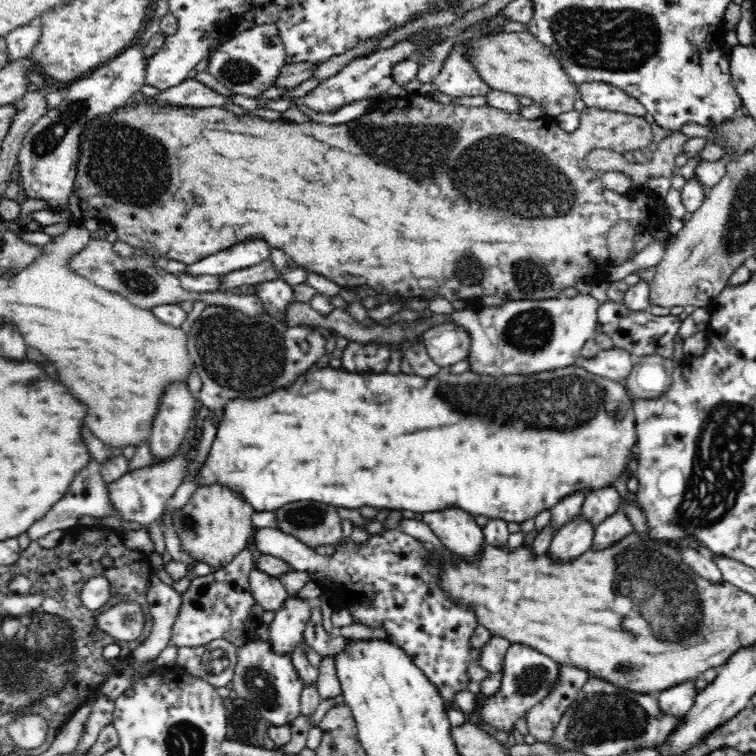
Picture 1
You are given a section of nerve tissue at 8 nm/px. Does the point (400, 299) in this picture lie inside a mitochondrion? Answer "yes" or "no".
no

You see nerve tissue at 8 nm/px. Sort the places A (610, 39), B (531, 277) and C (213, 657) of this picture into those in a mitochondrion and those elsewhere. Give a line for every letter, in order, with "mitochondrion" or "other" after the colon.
A: mitochondrion
B: mitochondrion
C: mitochondrion

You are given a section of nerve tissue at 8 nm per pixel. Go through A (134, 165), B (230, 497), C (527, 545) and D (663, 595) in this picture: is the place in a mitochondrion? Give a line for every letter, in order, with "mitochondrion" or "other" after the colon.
A: mitochondrion
B: other
C: other
D: mitochondrion

